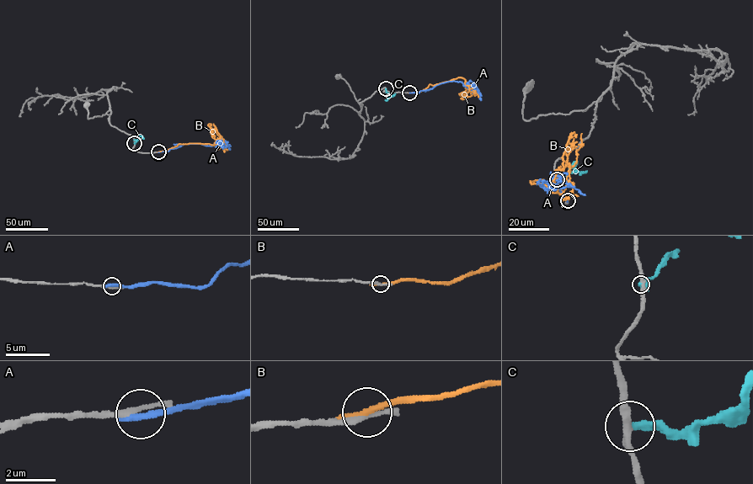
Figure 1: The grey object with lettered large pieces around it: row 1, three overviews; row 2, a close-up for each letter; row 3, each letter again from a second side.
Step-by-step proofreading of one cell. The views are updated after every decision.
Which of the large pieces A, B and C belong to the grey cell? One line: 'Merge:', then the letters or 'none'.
Merge: none

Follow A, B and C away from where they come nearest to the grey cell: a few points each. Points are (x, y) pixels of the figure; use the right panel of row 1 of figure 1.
A: (567, 201), (555, 184), (540, 181), (541, 186), (550, 183), (545, 190), (570, 186), (585, 195)
B: (568, 200), (549, 181), (530, 181), (552, 183), (559, 168), (566, 178), (583, 145), (582, 133)
C: (557, 179), (564, 178), (574, 171), (575, 162), (568, 168)

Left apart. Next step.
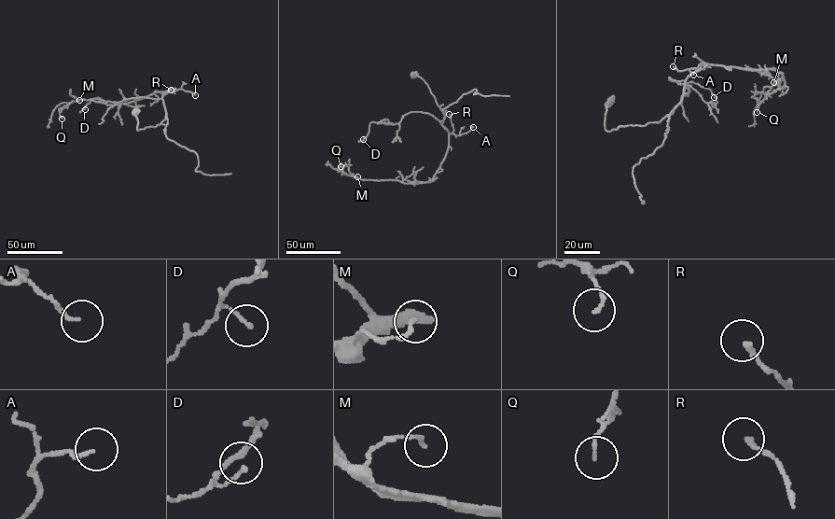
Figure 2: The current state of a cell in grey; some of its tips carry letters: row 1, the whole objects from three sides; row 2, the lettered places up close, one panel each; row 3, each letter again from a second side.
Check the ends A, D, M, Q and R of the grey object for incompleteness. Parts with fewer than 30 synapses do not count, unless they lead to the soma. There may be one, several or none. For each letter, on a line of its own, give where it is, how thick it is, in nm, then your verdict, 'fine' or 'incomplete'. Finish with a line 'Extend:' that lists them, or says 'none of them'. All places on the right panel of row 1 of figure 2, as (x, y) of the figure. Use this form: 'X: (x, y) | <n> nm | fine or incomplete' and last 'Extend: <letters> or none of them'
A: (693, 75) | 110 nm | fine
D: (714, 97) | 130 nm | fine
M: (773, 82) | 120 nm | fine
Q: (757, 112) | 110 nm | fine
R: (673, 66) | 140 nm | fine
Extend: none of them

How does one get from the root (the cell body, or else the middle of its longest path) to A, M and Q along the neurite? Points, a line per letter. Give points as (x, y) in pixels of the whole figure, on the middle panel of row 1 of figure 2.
A: (412, 74), (416, 72), (428, 86), (444, 116), (440, 123), (450, 133), (460, 135), (473, 127)
M: (412, 74), (444, 116), (449, 147), (440, 167), (430, 181), (418, 183), (357, 176)
Q: (412, 74), (428, 86), (449, 133), (447, 151), (433, 178), (416, 183), (358, 179), (338, 171), (340, 166)

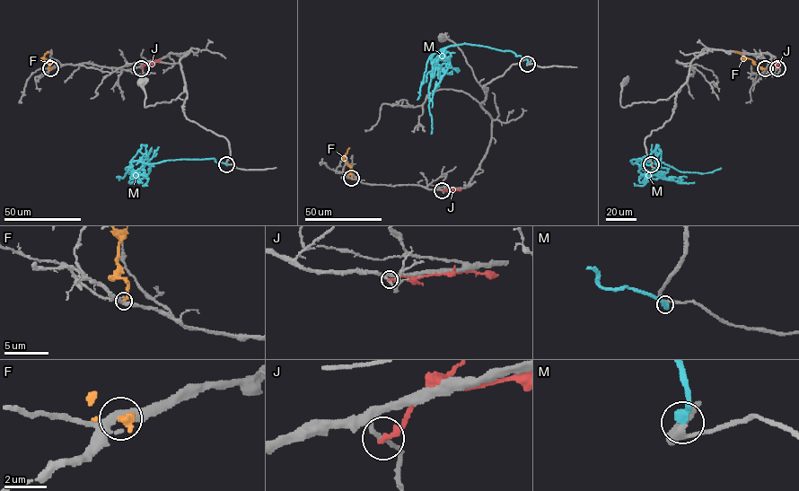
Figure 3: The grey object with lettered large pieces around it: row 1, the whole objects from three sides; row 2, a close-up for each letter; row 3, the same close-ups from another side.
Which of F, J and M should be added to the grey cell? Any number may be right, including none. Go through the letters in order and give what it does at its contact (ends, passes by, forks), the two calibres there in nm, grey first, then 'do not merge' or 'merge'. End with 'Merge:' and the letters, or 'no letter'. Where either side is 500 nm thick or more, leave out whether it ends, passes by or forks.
F: it ends; calibres 320 and 260 nm; do not merge
J: it ends; calibres 200 and 300 nm; do not merge
M: it ends; calibres 220 and 400 nm; merge
Merge: M

